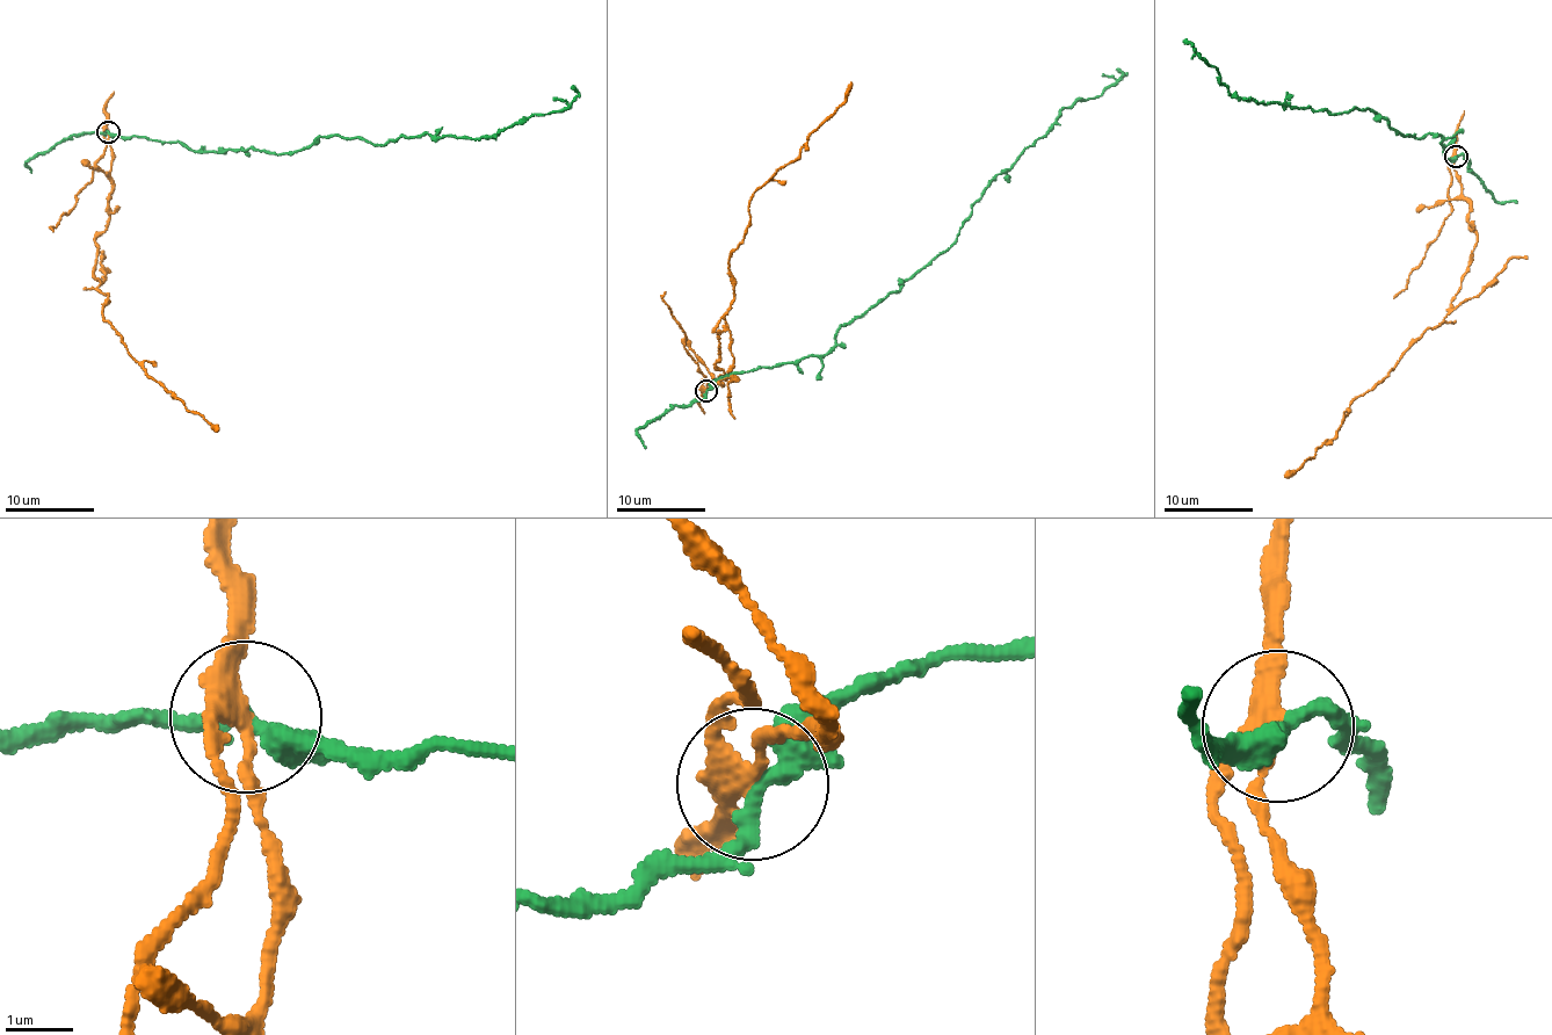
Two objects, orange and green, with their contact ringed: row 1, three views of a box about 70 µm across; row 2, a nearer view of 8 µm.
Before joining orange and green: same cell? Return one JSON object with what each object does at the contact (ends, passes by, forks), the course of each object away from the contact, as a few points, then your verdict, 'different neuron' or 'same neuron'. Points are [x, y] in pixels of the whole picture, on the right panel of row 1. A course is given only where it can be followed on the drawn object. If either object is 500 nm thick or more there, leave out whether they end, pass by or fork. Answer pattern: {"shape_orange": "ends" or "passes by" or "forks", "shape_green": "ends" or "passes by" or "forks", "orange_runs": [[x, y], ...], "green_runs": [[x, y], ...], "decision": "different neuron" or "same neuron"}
{"shape_orange": "forks", "shape_green": "forks", "orange_runs": [[1456, 157], [1453, 171], [1476, 238], [1452, 308], [1351, 405], [1337, 434], [1284, 478]], "green_runs": [[1456, 157], [1444, 156], [1443, 139], [1407, 136], [1368, 107], [1299, 108], [1230, 94], [1218, 70], [1183, 38]], "decision": "different neuron"}

